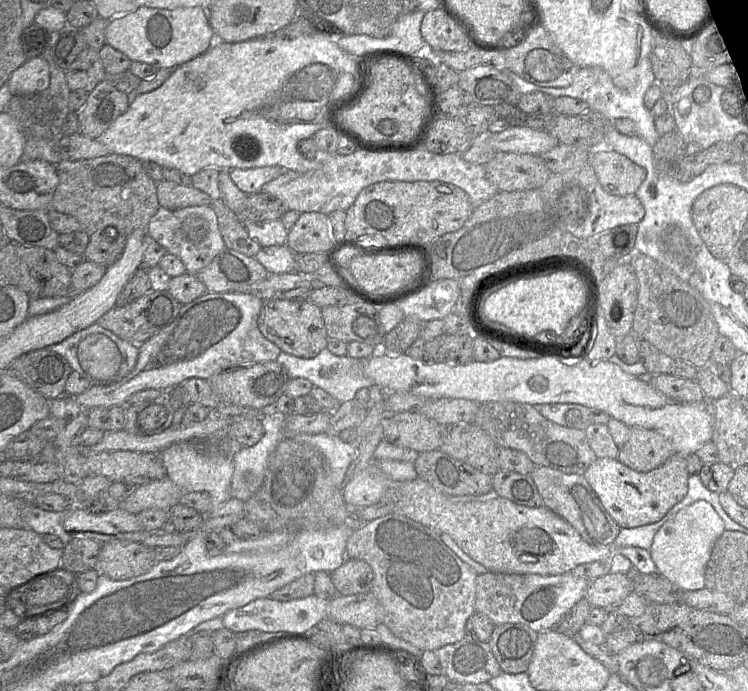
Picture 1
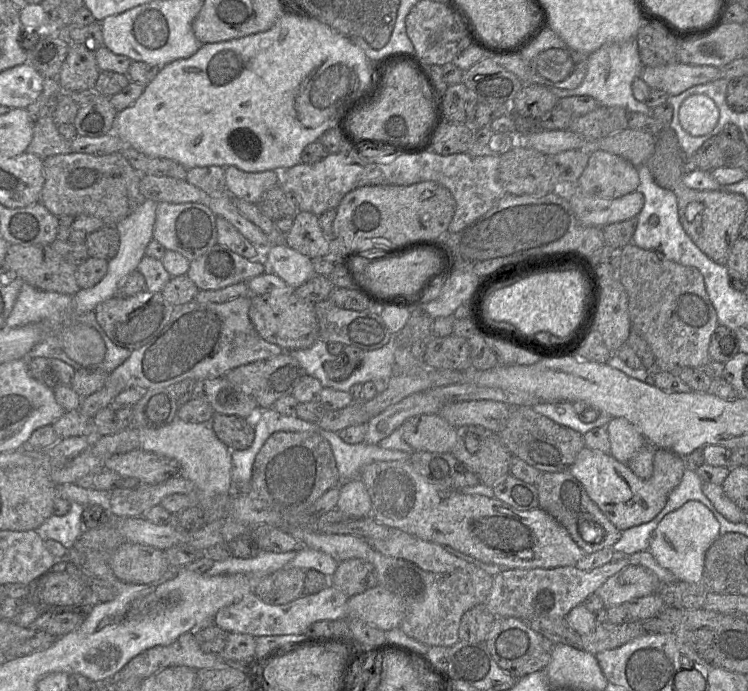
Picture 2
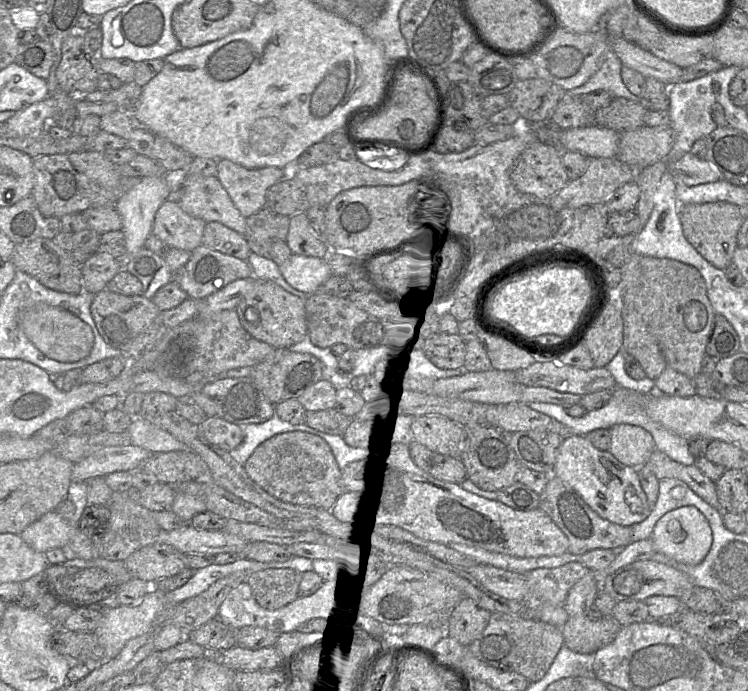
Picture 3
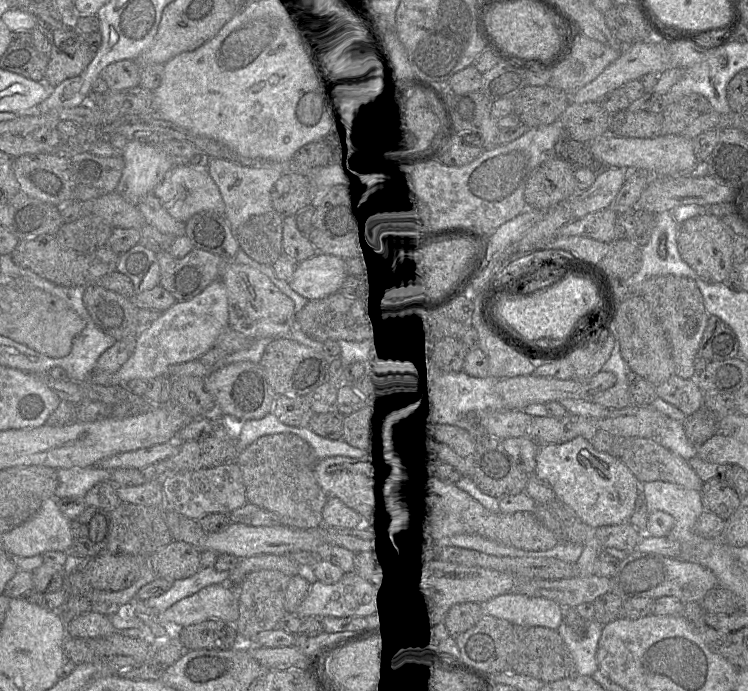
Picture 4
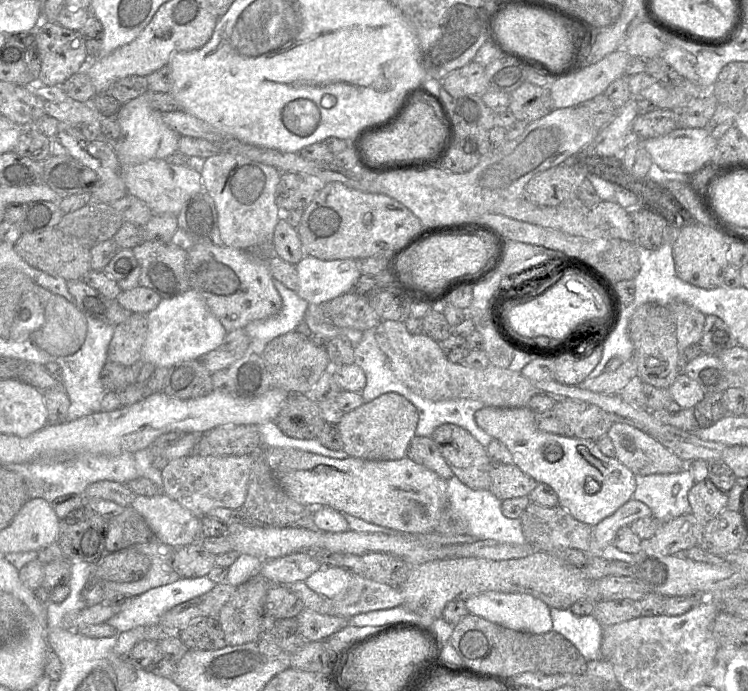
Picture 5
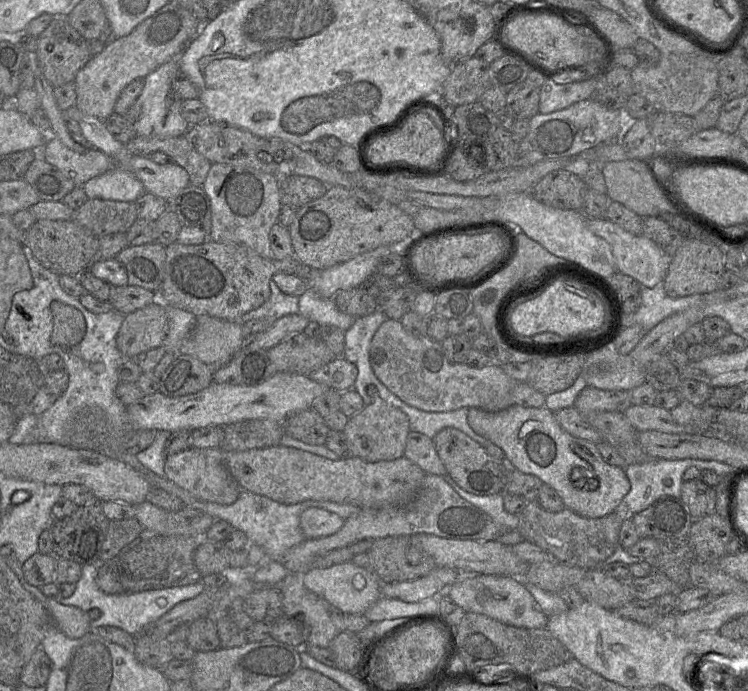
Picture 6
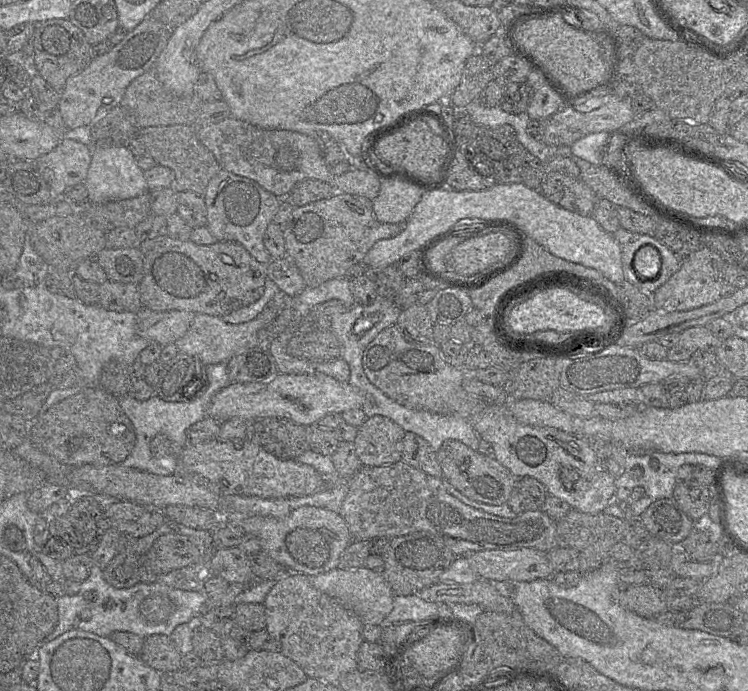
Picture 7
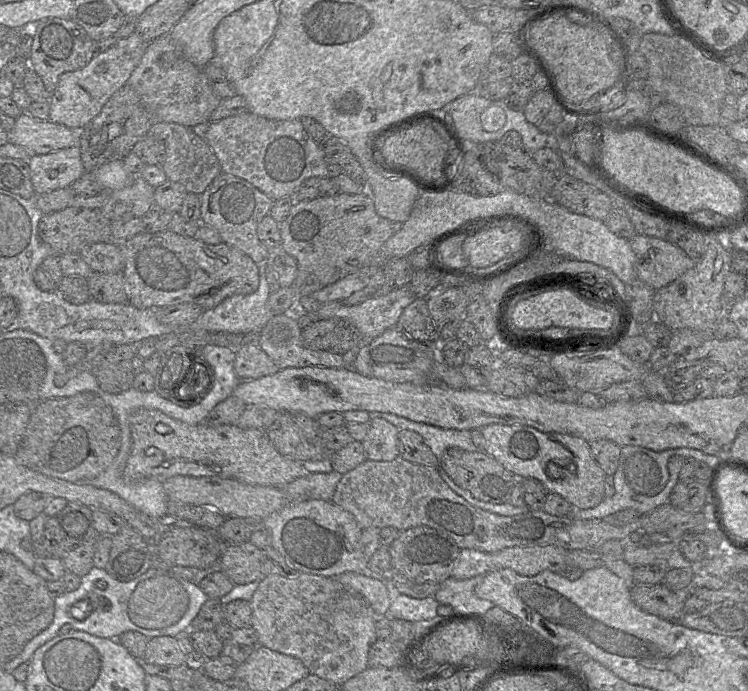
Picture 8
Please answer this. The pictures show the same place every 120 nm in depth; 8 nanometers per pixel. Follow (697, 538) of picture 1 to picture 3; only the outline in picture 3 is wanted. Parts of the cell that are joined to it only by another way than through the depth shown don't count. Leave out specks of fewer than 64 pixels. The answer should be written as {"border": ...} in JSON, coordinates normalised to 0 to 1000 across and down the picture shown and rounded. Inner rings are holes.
{"border":[[[921,731],[894,740],[885,747],[874,761],[870,781],[878,799],[905,813],[926,819],[937,815],[948,800],[953,774],[941,744],[929,732]]]}

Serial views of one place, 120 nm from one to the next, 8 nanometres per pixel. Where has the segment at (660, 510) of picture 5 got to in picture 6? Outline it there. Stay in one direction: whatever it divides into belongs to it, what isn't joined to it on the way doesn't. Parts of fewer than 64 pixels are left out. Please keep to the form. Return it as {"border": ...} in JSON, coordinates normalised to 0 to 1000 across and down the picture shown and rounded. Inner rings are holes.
{"border":[[[866,664],[865,667],[836,676],[836,685],[842,696],[844,706],[841,713],[834,719],[832,728],[840,735],[844,748],[848,744],[862,738],[884,719],[909,721],[910,703],[914,698],[913,686],[925,674],[936,680],[953,680],[963,687],[971,687],[979,680],[979,676],[971,670],[936,664]]]}

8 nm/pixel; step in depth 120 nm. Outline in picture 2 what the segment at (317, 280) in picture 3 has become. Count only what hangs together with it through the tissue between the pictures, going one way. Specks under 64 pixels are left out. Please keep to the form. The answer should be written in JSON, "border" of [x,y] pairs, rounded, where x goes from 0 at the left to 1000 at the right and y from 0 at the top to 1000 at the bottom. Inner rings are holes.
{"border":[[[382,352],[348,363],[354,394],[362,392],[392,420],[421,398],[417,375],[388,359]]]}

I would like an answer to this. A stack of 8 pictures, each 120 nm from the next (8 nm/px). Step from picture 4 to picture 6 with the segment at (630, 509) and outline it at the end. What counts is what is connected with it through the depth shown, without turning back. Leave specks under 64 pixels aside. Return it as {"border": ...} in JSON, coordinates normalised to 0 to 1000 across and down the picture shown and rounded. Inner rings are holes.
{"border":[[[683,586],[664,596],[628,589],[624,611],[638,630],[671,650],[683,677],[719,690],[746,713],[757,735],[779,748],[803,750],[820,742],[842,711],[836,679],[810,670],[798,643],[761,628],[729,588]]]}

